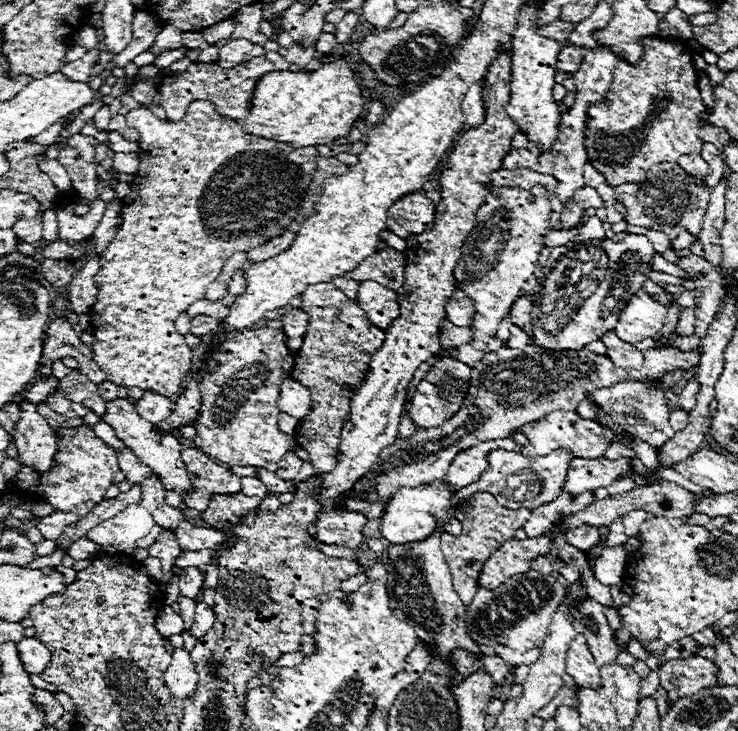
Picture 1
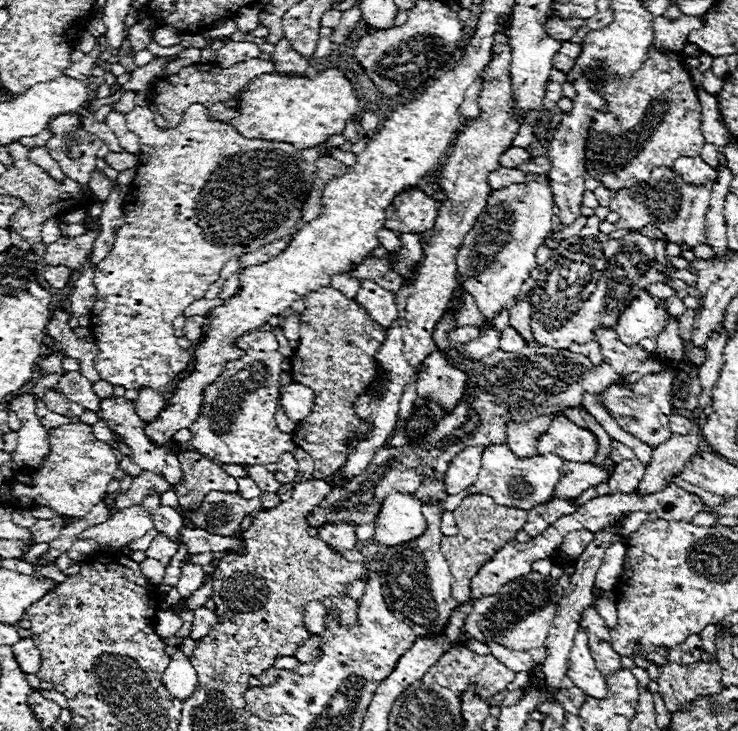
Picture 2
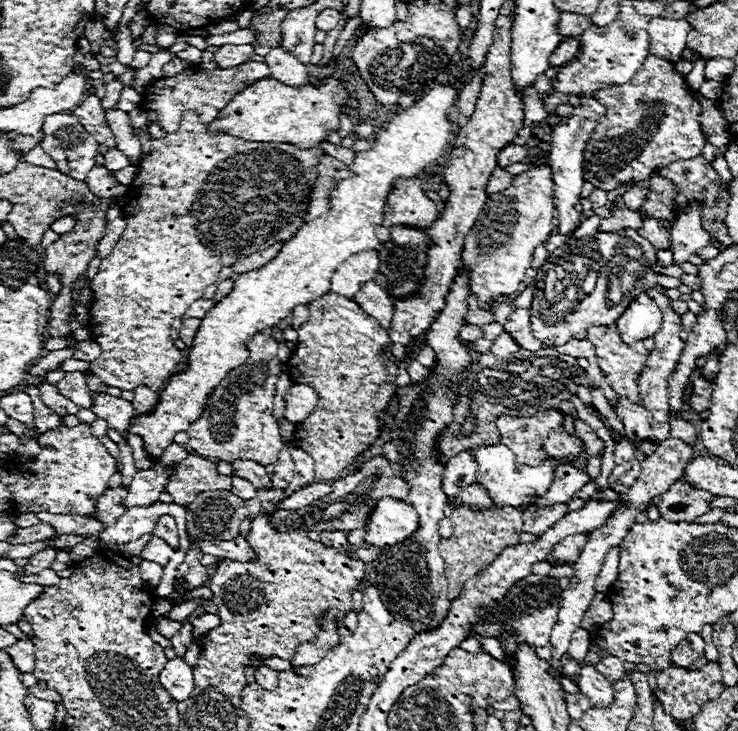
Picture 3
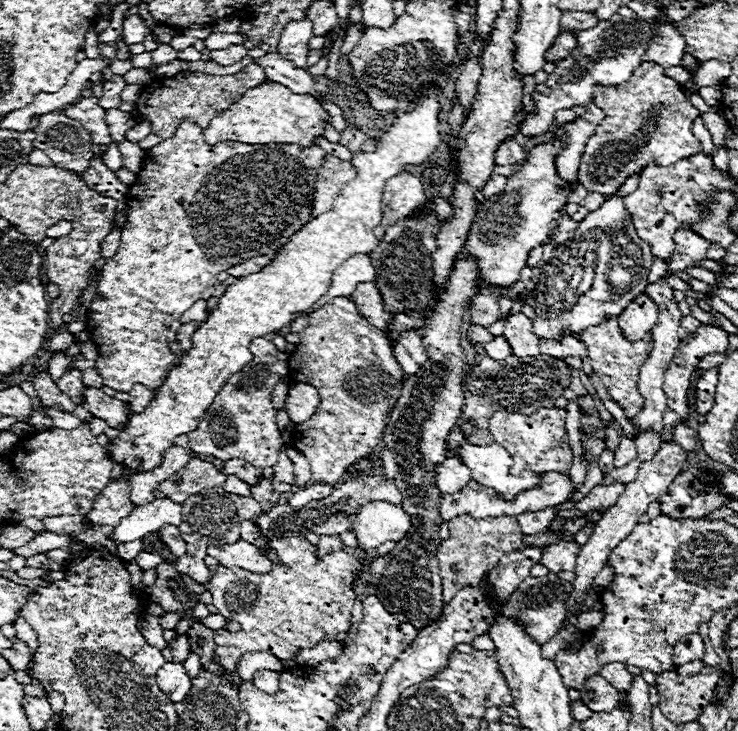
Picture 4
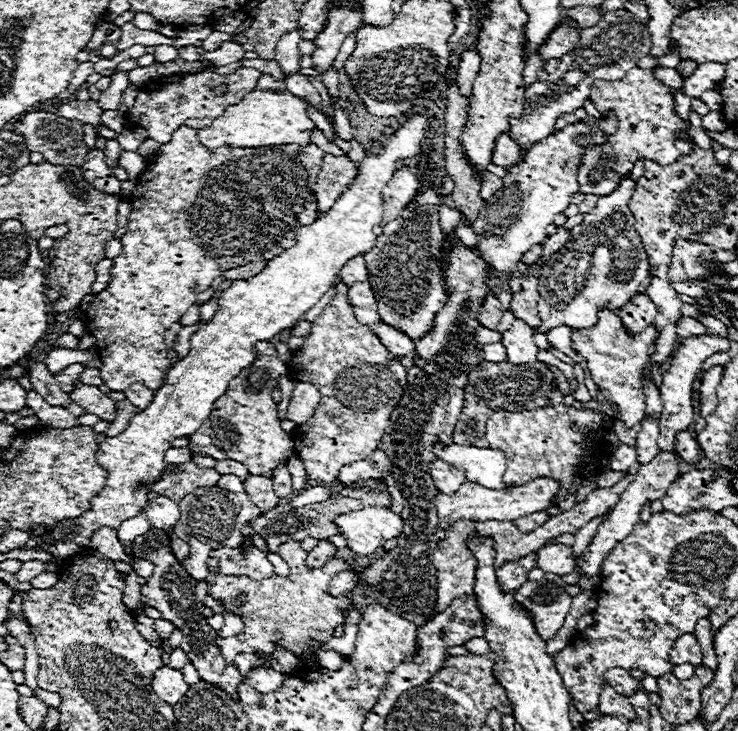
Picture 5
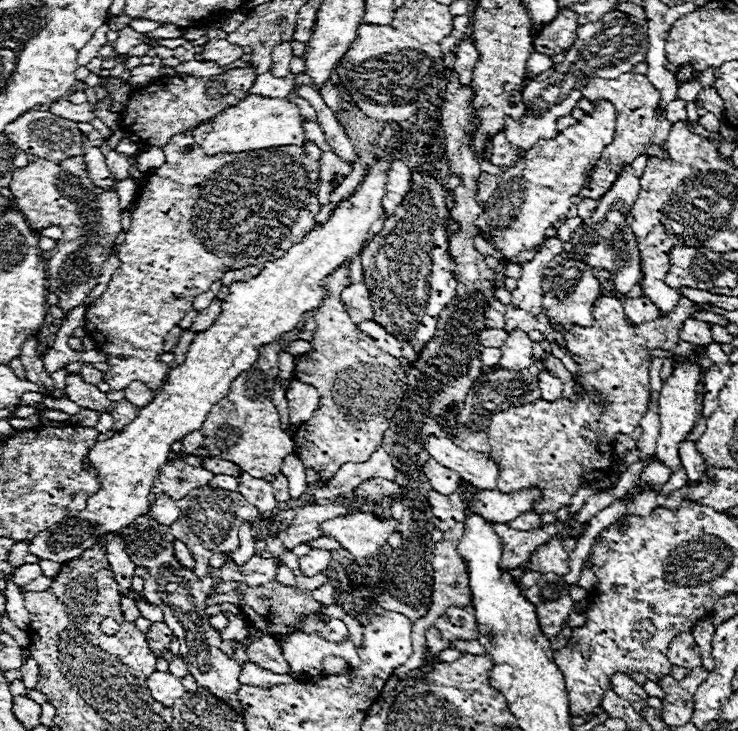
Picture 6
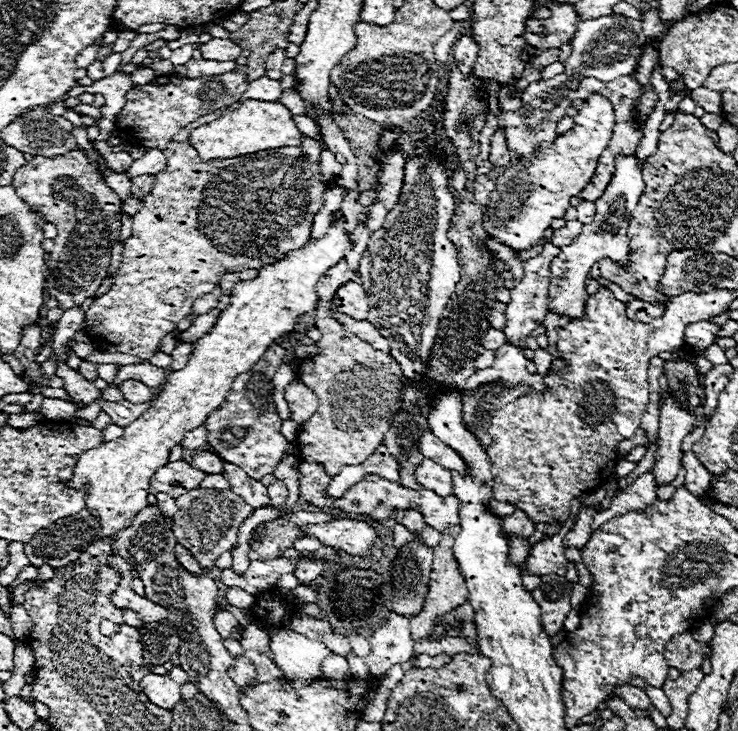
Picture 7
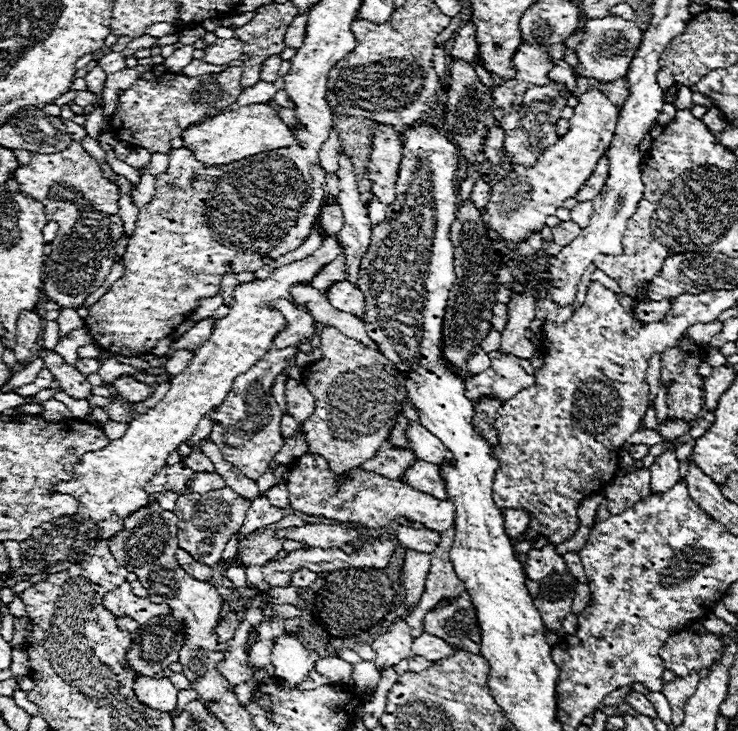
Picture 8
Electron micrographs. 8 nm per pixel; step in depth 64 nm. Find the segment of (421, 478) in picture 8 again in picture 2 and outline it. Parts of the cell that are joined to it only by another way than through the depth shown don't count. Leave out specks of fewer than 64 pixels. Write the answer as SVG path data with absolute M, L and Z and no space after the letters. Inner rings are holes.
M468 446L466 450L454 456L454 460L450 462L450 468L446 470L446 478L444 478L448 494L458 494L460 490L476 482L478 470L482 468L482 450L484 448L486 446Z

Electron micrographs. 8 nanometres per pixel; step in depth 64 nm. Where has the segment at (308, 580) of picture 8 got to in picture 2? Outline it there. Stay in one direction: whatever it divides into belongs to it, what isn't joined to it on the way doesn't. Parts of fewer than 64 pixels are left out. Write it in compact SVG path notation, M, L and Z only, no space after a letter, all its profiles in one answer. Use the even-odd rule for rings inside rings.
M348 522L346 524L322 524L318 528L318 538L330 544L330 548L334 548L336 552L352 550L358 544L356 524L348 524Z

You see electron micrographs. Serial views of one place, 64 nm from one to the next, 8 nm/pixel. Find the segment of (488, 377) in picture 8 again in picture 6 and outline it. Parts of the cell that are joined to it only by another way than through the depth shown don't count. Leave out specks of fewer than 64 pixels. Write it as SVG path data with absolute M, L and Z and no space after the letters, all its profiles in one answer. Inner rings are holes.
M520 328L512 330L500 348L502 348L502 360L500 360L498 366L494 366L494 368L522 370L522 368L534 364L532 340L530 340L528 334L526 334L524 330L520 330ZM540 375L539 380L542 398L544 398L544 400L554 402L554 400L560 400L560 398L562 398L564 384L562 384L558 378L551 375Z

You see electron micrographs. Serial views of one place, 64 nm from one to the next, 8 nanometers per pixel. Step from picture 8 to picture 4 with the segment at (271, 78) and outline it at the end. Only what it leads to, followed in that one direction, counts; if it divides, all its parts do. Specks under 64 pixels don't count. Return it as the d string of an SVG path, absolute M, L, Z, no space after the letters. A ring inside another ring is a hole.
M308 16L292 20L286 24L280 36L278 52L282 52L282 56L286 56L288 60L294 60L294 64L298 64L300 68L306 68L310 38L312 38L312 22L308 20Z

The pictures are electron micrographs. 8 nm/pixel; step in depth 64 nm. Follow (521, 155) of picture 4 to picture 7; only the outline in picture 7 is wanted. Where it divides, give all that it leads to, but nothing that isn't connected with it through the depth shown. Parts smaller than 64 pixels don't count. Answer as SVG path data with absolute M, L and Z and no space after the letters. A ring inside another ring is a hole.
M498 128L492 136L492 150L490 150L490 158L488 158L494 166L506 166L512 160L512 152L506 148L506 136L502 132L502 128Z

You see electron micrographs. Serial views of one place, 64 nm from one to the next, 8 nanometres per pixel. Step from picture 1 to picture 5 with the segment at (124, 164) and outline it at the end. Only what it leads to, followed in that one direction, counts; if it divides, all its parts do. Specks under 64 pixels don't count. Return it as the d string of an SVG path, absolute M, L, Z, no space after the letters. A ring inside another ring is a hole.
M111 139L106 142L106 148L104 148L104 160L110 168L118 166L118 158L120 158L120 144L116 142L116 139Z

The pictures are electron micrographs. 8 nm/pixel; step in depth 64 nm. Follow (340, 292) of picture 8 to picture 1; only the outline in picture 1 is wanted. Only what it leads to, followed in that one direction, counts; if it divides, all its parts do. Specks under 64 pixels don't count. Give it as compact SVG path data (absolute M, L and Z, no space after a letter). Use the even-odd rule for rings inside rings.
M374 280L360 282L358 290L358 304L364 308L370 324L386 330L390 322L400 314L398 294L392 288L386 288Z

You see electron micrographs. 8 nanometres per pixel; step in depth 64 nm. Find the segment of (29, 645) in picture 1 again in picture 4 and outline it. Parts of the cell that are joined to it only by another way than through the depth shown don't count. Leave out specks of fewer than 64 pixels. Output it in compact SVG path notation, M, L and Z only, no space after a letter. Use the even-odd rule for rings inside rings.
M14 638L12 648L8 648L6 652L2 652L2 656L10 662L10 666L14 670L28 670L32 664L32 656L30 656L30 648L26 646L26 642Z

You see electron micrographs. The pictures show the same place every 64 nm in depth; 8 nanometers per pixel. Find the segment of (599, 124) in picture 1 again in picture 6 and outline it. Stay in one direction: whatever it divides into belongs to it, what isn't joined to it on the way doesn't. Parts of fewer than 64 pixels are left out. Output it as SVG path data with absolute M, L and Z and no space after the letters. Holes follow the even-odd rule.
M626 72L616 80L602 80L602 78L594 78L584 86L584 98L588 98L590 102L600 102L600 100L608 100L612 102L612 106L618 112L616 118L616 136L612 140L612 144L608 144L598 162L596 168L592 170L588 184L582 188L582 192L578 192L578 196L582 198L602 198L616 182L618 174L624 170L624 166L630 166L632 160L640 154L646 156L656 156L660 160L668 160L670 154L666 150L662 150L664 142L668 140L670 128L674 126L666 114L656 114L658 110L658 102L660 102L660 92L650 84L650 80L644 74L634 74L634 72Z

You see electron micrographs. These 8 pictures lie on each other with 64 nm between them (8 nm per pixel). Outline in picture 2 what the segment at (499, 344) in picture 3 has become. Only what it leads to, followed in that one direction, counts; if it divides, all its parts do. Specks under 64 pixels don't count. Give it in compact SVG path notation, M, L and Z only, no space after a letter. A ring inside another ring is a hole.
M506 328L504 330L504 334L500 338L500 350L504 350L504 352L518 352L524 346L526 346L524 338L514 328Z

